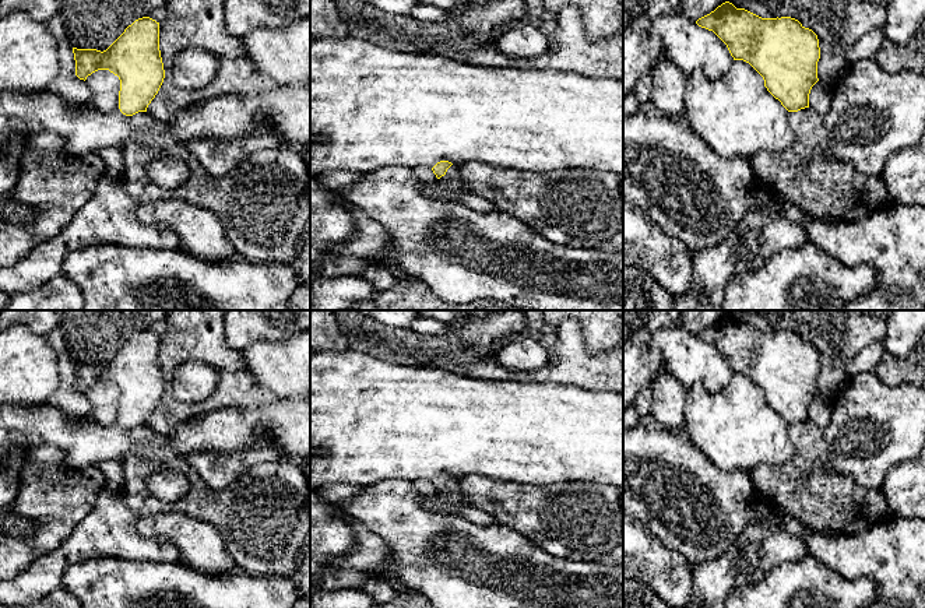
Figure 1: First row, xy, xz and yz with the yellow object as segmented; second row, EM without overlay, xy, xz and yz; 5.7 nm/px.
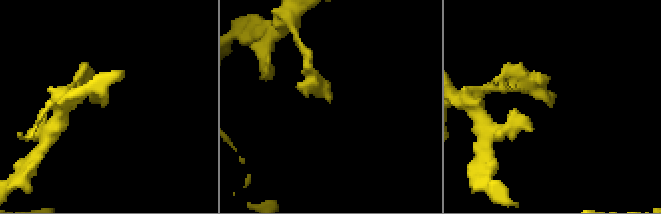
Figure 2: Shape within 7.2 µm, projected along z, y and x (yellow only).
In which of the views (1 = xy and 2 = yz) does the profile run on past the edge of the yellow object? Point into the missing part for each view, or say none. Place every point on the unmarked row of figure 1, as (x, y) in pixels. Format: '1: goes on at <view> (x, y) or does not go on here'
1: does not go on here
2: does not go on here

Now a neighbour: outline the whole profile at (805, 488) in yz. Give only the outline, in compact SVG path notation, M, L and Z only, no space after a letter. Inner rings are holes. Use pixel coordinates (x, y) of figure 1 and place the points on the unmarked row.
M805 421L789 425L788 435L795 447L791 460L750 472L755 488L788 517L816 531L857 535L893 516L880 489L859 486L829 467L822 428Z

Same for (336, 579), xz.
M331 569L321 579L321 588L326 591L338 591L342 588L362 590L367 574L349 569Z

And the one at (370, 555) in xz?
M340 505L334 507L334 512L352 527L355 548L348 555L331 559L330 566L334 569L362 572L367 576L379 576L387 580L397 594L414 593L393 573L387 544L358 520L351 517Z

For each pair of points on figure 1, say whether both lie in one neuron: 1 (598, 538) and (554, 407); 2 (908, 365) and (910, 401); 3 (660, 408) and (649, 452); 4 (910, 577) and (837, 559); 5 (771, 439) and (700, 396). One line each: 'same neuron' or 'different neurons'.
1: different neurons
2: different neurons
3: different neurons
4: same neuron
5: same neuron

